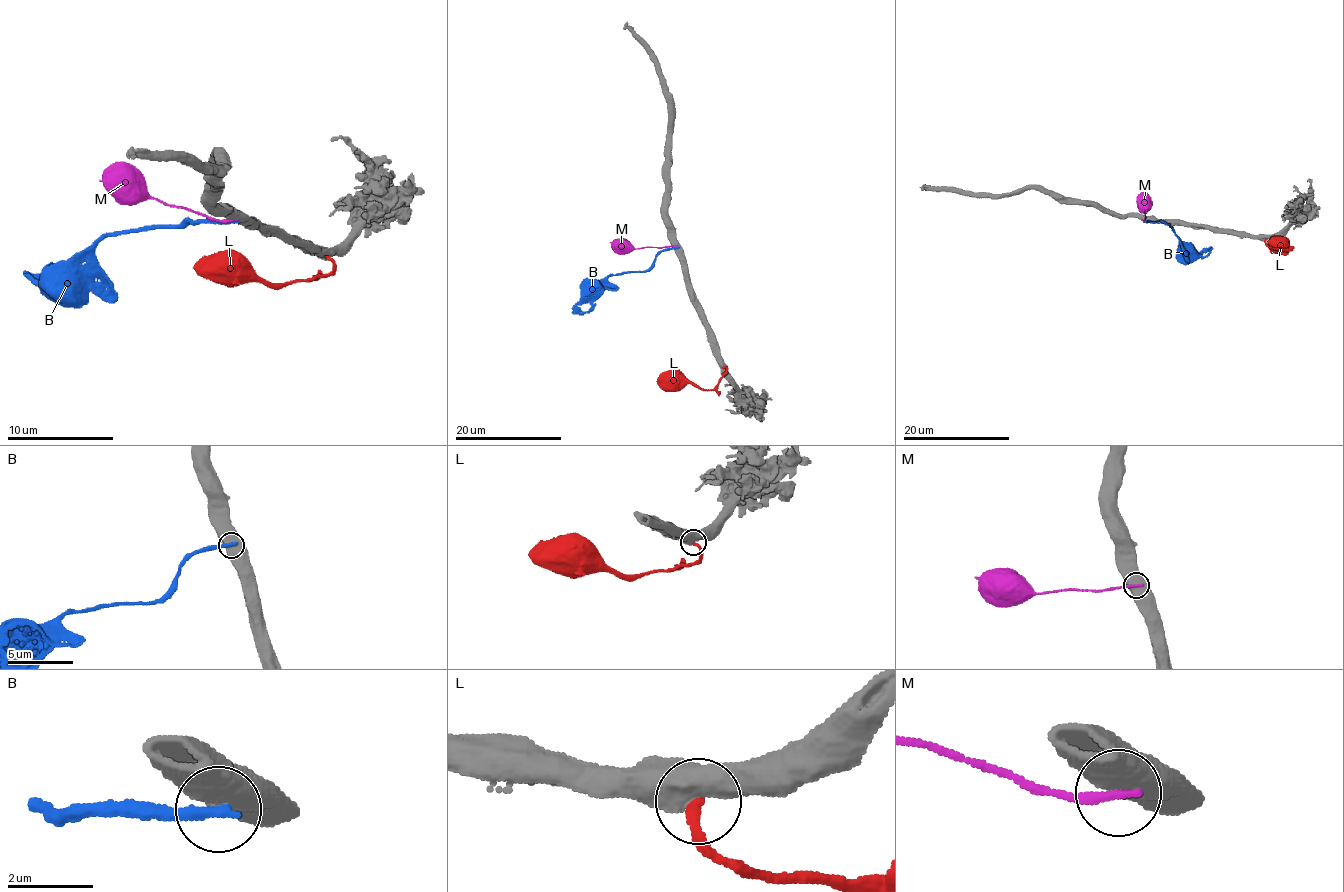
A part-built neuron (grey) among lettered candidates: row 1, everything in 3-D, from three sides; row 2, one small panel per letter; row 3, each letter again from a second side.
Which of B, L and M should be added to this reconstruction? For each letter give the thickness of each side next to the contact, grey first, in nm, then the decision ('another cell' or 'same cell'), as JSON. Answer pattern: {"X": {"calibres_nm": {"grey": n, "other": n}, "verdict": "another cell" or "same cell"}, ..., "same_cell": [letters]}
{"B": {"calibres_nm": {"grey": 950, "other": 320}, "verdict": "another cell"}, "L": {"calibres_nm": {"grey": 600, "other": 280}, "verdict": "another cell"}, "M": {"calibres_nm": {"grey": 850, "other": 240}, "verdict": "another cell"}, "same_cell": []}

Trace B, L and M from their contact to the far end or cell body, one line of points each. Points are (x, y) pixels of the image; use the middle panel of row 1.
B: (676, 248), (663, 249), (644, 271), (608, 275), (576, 305), (580, 315)
L: (724, 368), (726, 368), (725, 372), (712, 389), (700, 389), (689, 383), (656, 381)
M: (676, 245), (628, 251), (616, 251), (611, 245)

